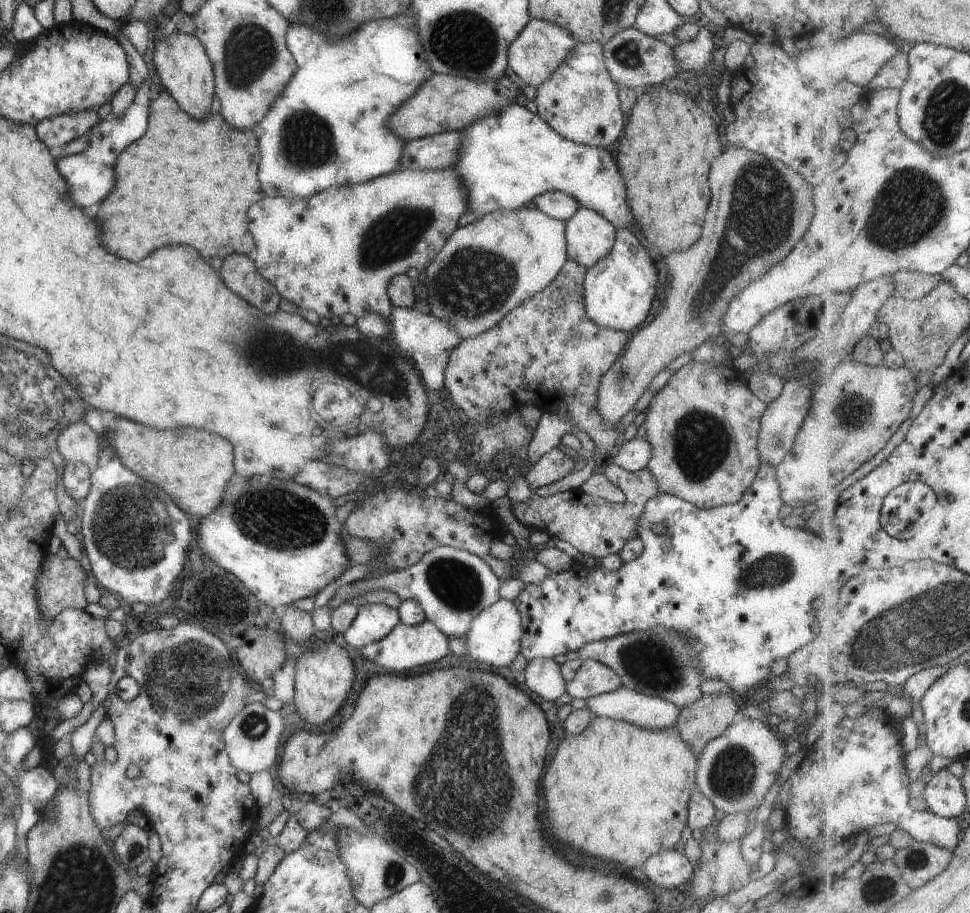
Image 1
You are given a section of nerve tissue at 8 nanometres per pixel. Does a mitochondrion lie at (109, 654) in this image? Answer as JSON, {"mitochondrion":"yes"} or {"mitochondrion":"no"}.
{"mitochondrion":"no"}

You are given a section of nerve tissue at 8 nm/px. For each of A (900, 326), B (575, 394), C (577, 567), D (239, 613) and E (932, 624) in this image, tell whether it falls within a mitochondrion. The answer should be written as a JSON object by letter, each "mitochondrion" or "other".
{"A":"other","B":"other","C":"other","D":"other","E":"mitochondrion"}

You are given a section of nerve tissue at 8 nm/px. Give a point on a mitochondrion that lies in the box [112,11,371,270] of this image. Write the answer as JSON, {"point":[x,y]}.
{"point":[251,50]}

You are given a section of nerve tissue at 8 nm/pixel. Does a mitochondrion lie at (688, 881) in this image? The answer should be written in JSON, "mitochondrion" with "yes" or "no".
{"mitochondrion":"no"}

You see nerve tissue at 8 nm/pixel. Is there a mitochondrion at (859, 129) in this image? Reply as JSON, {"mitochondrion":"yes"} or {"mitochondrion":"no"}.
{"mitochondrion":"no"}

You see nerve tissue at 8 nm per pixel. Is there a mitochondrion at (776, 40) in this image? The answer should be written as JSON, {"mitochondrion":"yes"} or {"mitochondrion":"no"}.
{"mitochondrion":"no"}

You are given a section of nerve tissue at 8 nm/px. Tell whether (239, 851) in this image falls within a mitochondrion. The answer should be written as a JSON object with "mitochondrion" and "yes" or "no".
{"mitochondrion":"no"}

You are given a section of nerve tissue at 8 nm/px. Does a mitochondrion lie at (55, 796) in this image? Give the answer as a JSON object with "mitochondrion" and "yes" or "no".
{"mitochondrion":"no"}

